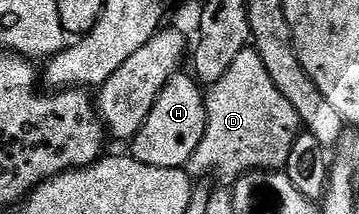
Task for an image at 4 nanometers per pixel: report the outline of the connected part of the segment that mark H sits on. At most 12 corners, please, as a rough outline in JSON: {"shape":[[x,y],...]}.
{"shape":[[192,75],[170,78],[131,155],[185,168],[204,133],[205,96]]}

